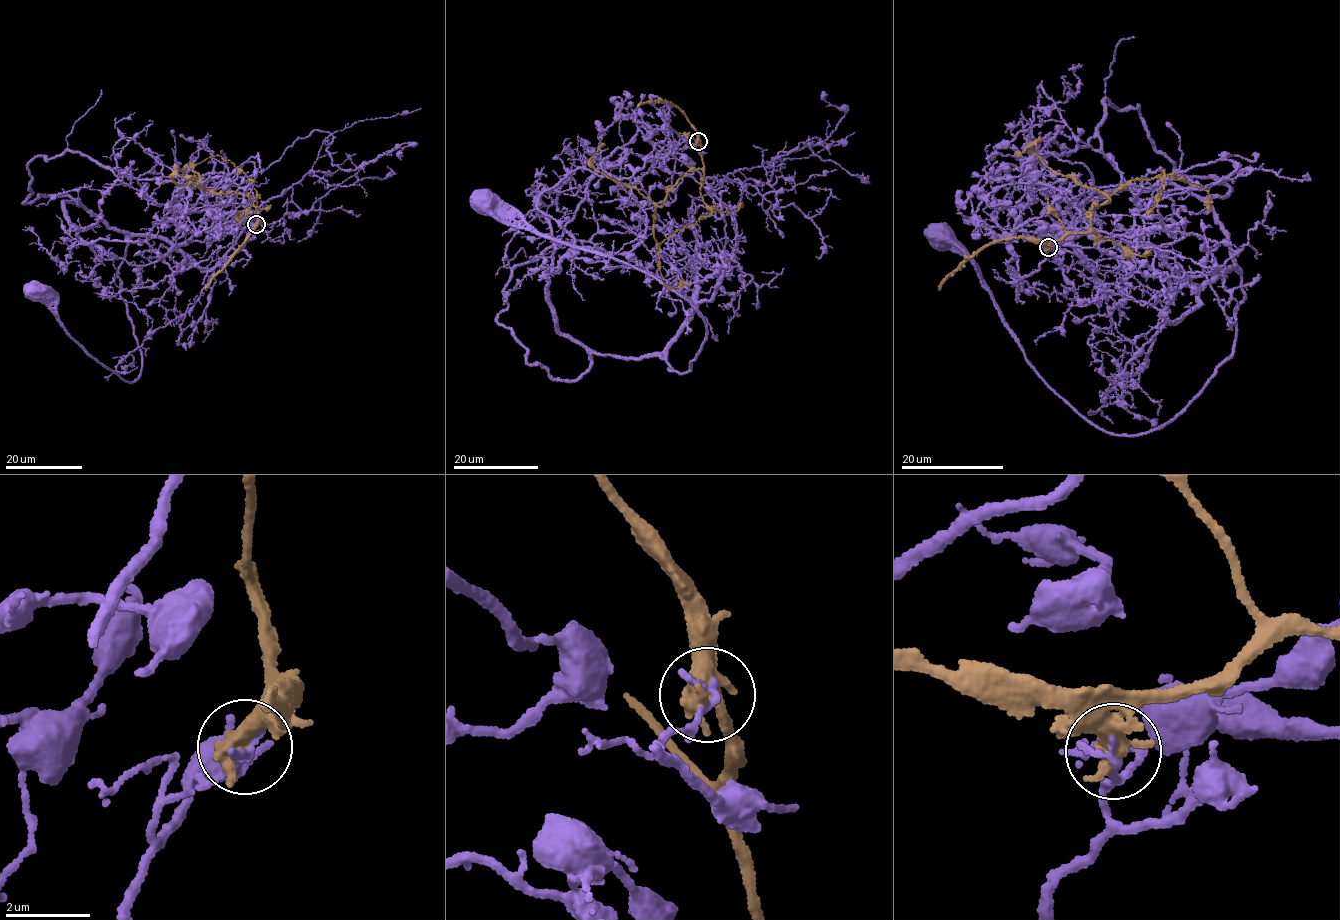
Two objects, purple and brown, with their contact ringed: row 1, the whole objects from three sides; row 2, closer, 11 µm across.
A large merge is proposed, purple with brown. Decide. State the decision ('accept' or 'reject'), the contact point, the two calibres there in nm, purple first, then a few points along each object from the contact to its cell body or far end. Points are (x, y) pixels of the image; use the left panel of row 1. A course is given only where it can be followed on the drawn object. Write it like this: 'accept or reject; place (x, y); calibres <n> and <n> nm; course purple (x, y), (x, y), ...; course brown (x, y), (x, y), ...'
reject; place (256, 224); calibres 180 and 650 nm; course purple (256, 224), (176, 271), (145, 242), (97, 259), (64, 203), (124, 235), (129, 383), (34, 289); course brown (256, 224), (253, 200), (245, 193), (210, 192), (192, 170), (220, 155), (257, 182)

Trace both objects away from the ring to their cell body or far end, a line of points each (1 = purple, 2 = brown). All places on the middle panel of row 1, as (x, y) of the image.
1: (698, 141), (538, 207), (573, 238), (560, 333), (683, 374), (697, 310), (480, 199)
2: (698, 142), (703, 166), (678, 178), (664, 204), (656, 209), (654, 239), (662, 242), (718, 204)

